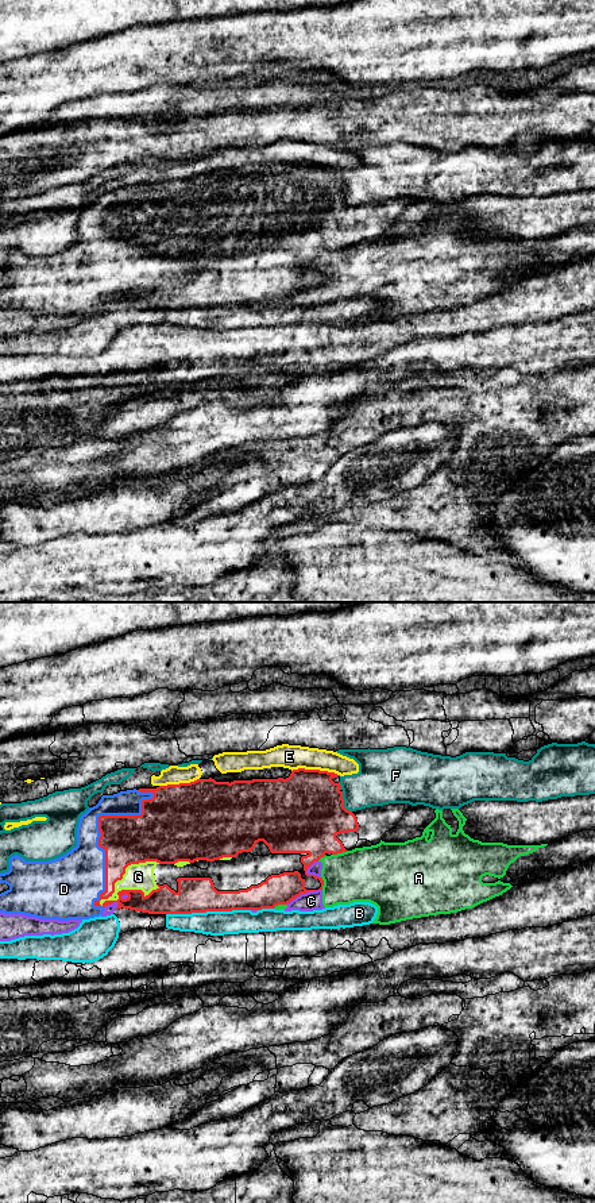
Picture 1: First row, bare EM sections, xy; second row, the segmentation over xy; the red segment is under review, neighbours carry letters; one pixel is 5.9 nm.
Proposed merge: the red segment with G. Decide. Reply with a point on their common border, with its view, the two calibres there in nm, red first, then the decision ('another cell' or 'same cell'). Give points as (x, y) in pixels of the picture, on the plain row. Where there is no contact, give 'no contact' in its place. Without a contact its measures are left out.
contact xy (124, 266); calibres 300 and 160 nm; same cell

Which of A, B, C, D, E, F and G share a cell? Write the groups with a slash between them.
A C / B / D G / E / F

